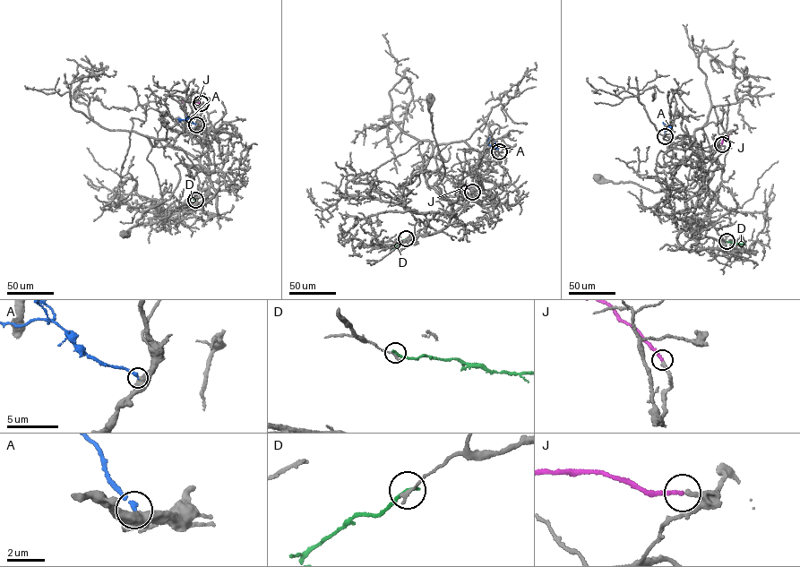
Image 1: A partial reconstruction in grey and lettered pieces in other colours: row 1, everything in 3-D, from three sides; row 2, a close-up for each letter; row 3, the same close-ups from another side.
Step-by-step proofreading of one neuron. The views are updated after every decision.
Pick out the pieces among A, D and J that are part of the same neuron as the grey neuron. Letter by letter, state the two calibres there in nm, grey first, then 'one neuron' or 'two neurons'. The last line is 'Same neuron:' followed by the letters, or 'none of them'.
A: 550 nm thick on the grey side, 190 nm on the other; two neurons
D: 200 nm thick on the grey side, 220 nm on the other; two neurons
J: 280 nm thick on the grey side, 200 nm on the other; one neuron
Same neuron: J

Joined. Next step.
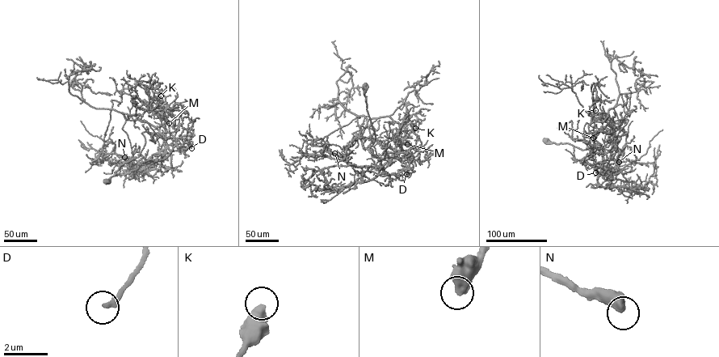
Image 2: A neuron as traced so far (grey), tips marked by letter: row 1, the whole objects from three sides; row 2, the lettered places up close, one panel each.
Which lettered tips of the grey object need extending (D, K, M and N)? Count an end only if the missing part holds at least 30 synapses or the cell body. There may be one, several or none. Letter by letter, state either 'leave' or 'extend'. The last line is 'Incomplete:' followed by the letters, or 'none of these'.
D: leave
K: leave
M: leave
N: leave
Incomplete: none of these

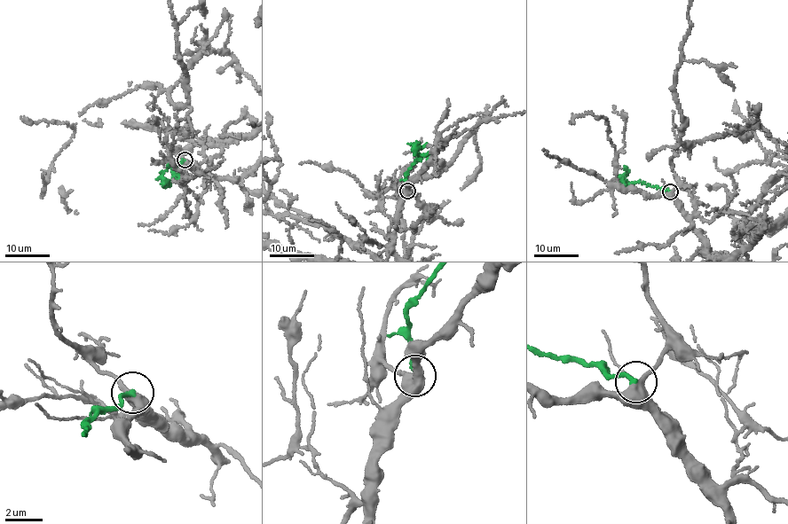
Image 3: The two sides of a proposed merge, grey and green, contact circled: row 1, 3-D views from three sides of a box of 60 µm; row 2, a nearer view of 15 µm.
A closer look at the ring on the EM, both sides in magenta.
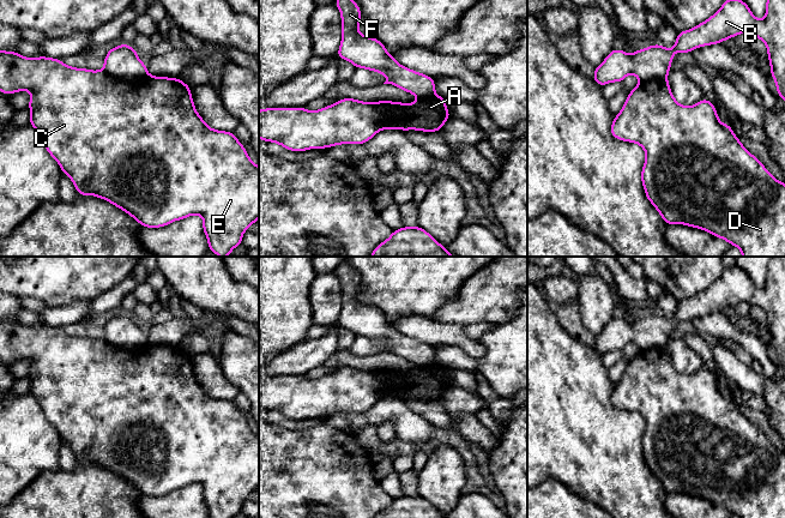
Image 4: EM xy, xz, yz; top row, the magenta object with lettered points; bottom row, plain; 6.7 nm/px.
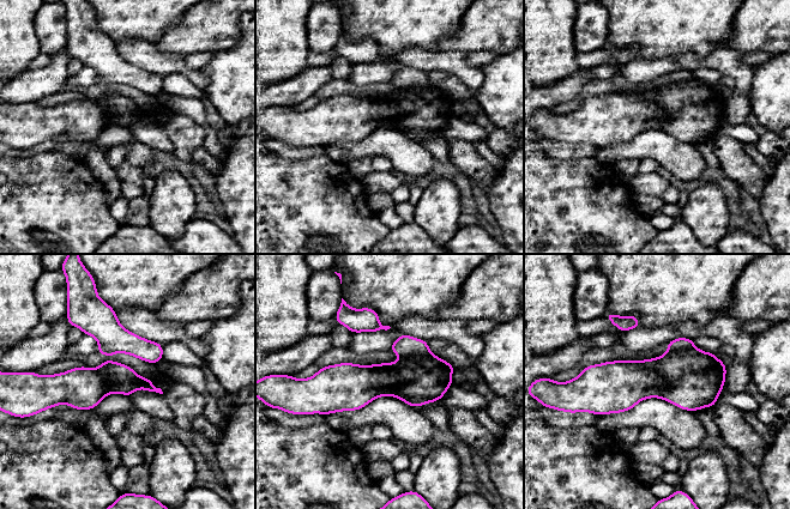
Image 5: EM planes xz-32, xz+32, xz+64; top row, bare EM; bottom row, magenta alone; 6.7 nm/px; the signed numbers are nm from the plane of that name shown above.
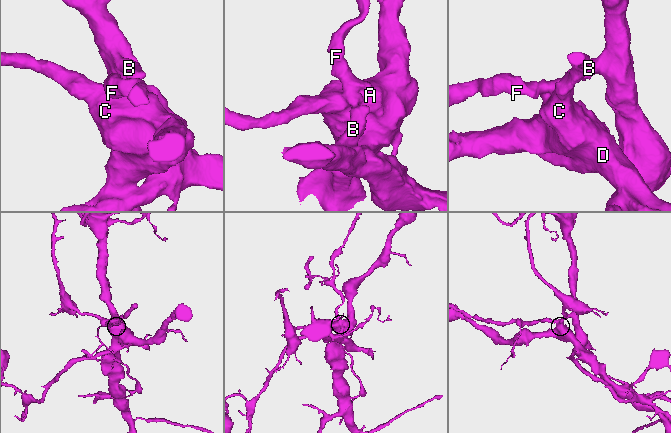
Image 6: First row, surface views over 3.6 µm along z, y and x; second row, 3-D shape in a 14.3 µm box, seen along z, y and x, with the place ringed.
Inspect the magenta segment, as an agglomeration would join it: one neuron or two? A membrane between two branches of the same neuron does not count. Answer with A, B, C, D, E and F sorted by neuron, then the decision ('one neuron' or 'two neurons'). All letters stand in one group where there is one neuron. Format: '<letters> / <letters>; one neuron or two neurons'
A C D E / B F; two neurons

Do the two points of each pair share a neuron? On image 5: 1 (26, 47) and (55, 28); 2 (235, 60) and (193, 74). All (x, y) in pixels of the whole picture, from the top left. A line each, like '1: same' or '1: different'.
1: different
2: different

